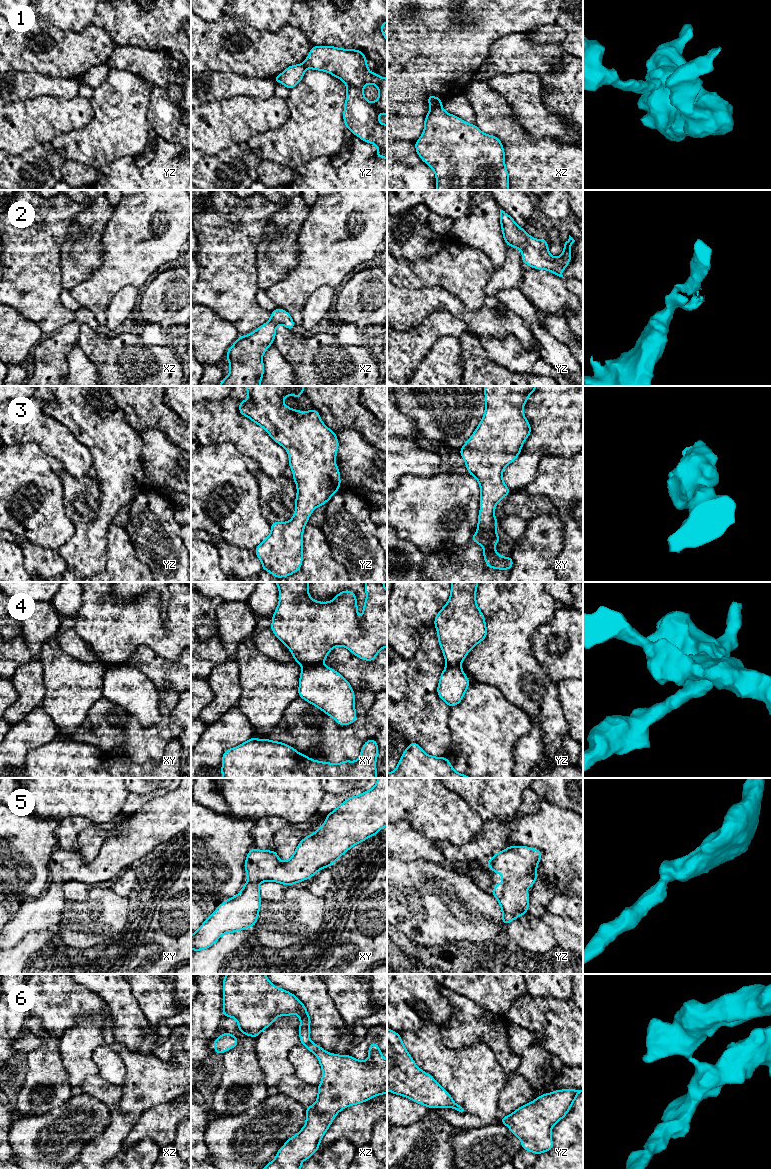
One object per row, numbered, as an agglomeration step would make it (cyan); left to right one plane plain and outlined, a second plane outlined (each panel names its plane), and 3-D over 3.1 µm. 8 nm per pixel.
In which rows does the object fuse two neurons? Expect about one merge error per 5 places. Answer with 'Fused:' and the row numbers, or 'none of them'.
Fused: 1, 4, 6

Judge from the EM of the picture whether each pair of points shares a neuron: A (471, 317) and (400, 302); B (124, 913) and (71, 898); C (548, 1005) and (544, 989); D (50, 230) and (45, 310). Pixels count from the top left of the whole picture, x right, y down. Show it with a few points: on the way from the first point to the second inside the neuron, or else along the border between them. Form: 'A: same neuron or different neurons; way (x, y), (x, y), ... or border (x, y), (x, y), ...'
A: same neuron; way (453, 305), (448, 301), (418, 302)
B: different neurons; border (91, 886), (88, 897), (70, 907)
C: different neurons; border (528, 993), (542, 998), (570, 998)
D: same neuron; way (45, 250), (45, 290)

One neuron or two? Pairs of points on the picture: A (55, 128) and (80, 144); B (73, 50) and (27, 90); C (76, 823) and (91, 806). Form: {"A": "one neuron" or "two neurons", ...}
{"A": "two neurons", "B": "two neurons", "C": "two neurons"}

